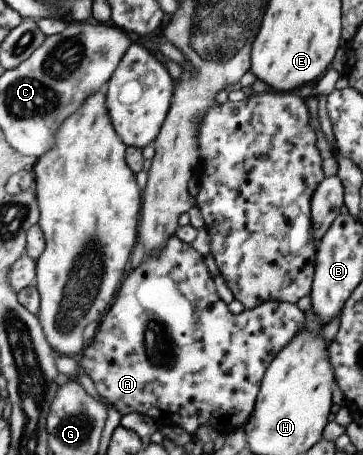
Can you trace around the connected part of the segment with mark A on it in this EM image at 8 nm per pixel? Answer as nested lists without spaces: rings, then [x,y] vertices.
[[[173,234],[165,244],[165,247],[156,254],[145,255],[142,263],[132,269],[123,281],[123,289],[117,291],[117,297],[109,306],[103,320],[96,329],[93,342],[85,346],[78,360],[78,365],[82,372],[87,373],[95,384],[96,391],[100,399],[106,404],[110,404],[119,413],[129,415],[129,413],[139,413],[146,416],[149,421],[159,425],[172,425],[181,427],[187,433],[195,437],[198,427],[208,425],[215,428],[220,434],[229,434],[233,430],[244,426],[251,417],[264,373],[269,367],[273,358],[287,345],[297,332],[302,330],[302,325],[307,319],[306,313],[312,309],[312,299],[310,295],[303,296],[296,304],[282,301],[266,301],[250,310],[243,310],[239,314],[229,311],[228,305],[218,296],[213,278],[206,268],[204,257],[197,252],[193,246],[181,241],[176,234]]]

